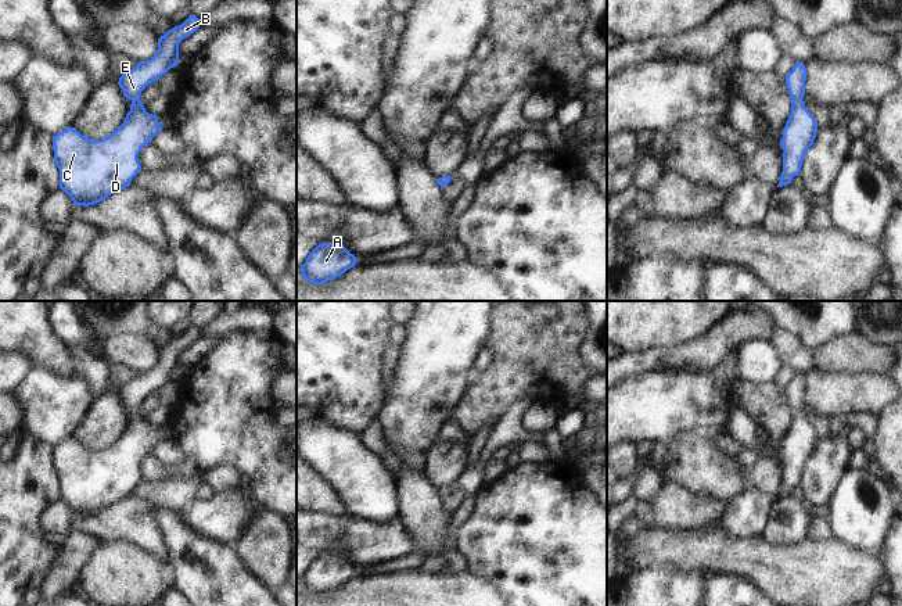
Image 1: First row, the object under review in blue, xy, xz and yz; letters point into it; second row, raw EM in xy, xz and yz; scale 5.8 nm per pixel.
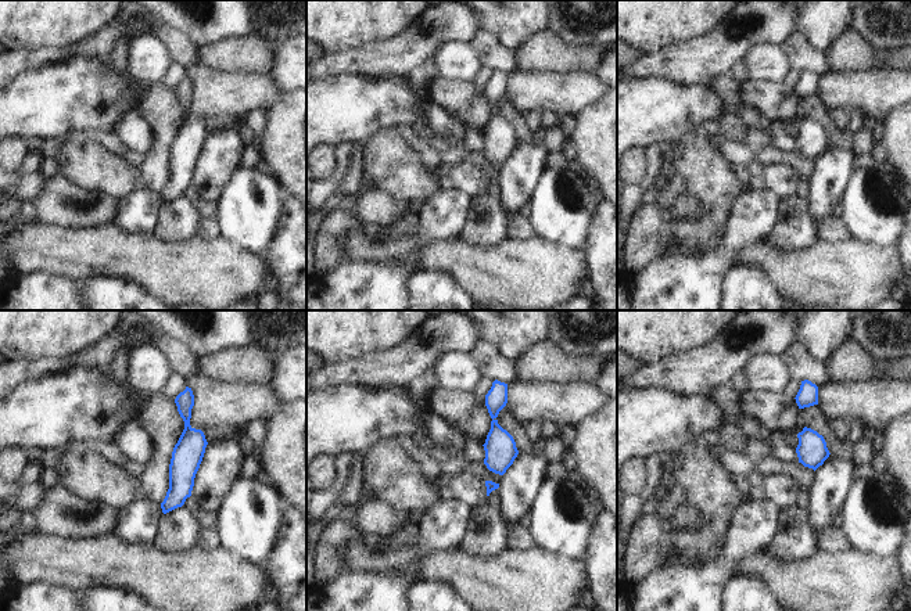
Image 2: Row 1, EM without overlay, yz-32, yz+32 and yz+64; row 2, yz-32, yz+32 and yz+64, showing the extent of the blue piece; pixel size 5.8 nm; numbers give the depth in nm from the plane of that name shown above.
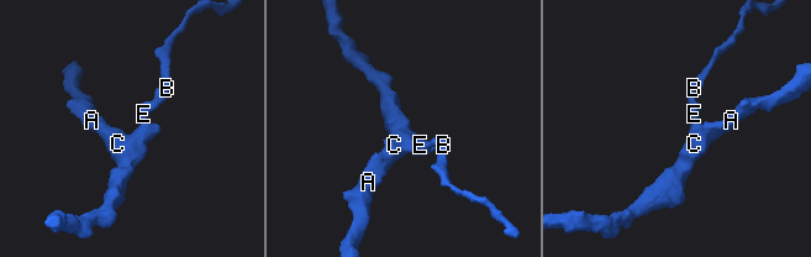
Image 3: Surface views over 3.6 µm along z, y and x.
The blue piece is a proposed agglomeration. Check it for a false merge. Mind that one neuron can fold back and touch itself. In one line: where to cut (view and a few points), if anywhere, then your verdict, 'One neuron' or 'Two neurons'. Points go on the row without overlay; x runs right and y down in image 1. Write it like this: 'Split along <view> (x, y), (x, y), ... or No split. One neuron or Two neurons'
No split. One neuron.

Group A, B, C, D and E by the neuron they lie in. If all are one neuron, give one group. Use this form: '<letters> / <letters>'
A B C D E

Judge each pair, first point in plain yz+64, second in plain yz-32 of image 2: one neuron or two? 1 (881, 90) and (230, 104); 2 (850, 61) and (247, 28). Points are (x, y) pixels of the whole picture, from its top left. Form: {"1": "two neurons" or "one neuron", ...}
{"1": "one neuron", "2": "two neurons"}

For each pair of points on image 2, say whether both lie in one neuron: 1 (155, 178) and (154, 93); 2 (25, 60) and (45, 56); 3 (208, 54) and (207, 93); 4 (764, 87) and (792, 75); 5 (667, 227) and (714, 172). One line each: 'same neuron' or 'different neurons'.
1: same neuron
2: same neuron
3: different neurons
4: different neurons
5: same neuron

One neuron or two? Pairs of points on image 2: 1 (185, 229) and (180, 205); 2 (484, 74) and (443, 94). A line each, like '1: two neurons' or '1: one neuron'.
1: one neuron
2: two neurons

